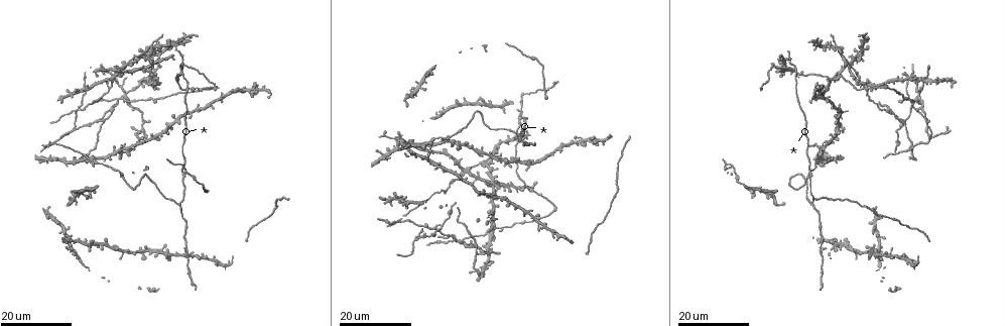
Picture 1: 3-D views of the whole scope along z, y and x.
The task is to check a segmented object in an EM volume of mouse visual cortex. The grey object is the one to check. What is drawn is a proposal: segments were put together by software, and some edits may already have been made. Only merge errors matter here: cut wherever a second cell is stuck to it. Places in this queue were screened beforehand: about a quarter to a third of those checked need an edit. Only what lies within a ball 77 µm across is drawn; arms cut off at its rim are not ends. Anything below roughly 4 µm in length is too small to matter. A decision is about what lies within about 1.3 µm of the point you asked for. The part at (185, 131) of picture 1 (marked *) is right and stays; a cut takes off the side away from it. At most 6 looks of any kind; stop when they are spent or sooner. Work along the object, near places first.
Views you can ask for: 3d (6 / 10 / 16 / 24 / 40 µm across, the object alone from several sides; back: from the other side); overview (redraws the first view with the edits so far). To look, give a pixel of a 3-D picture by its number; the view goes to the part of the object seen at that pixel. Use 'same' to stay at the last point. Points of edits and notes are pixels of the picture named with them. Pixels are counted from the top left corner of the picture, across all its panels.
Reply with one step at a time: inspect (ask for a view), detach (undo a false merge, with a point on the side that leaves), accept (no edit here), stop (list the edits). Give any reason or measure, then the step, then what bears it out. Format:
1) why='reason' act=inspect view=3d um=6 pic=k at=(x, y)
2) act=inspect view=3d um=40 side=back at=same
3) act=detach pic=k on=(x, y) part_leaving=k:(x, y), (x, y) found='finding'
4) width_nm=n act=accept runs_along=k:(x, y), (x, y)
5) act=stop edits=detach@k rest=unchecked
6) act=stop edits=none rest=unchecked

why='branch point' act=inspect view=3d um=16 pic=1 at=(179, 74)

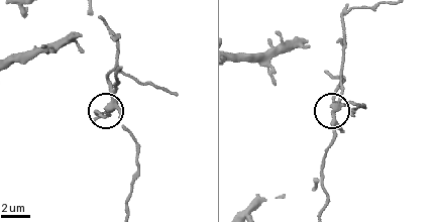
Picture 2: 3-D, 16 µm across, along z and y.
why='closer look' act=inspect view=3d um=10 pic=2 at=(335, 106)

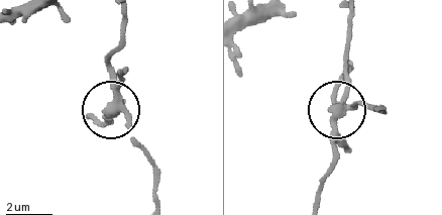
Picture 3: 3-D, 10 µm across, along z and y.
act=inspect view=3d um=6 pic=3 at=(112, 105)

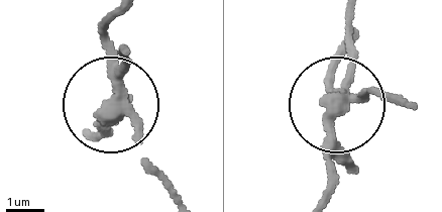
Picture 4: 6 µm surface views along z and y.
arms=3 act=detach pic=4 on=(343, 152) found='a second cell is stuck on'

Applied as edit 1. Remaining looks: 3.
act=inspect view=overview

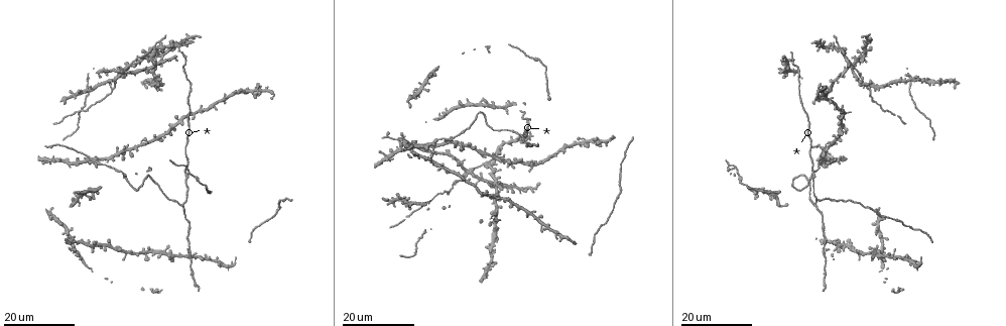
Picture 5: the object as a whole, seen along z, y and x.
why='four arms meet' act=inspect view=3d um=16 pic=5 at=(130, 65)

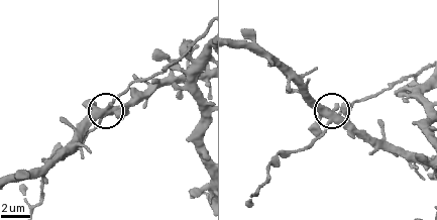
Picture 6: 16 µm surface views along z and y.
act=inspect view=3d um=6 pic=6 at=(102, 114)

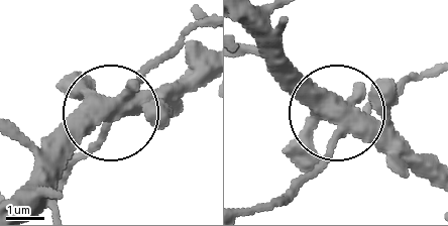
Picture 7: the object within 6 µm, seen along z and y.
act=accept runs_along=7:(203, 24), (51, 162) found='all the same cell'

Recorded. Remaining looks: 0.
act=stop edits=detach@4 rest=unchecked

